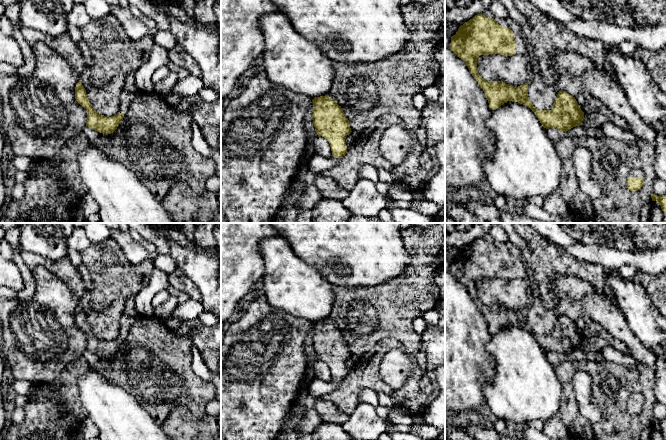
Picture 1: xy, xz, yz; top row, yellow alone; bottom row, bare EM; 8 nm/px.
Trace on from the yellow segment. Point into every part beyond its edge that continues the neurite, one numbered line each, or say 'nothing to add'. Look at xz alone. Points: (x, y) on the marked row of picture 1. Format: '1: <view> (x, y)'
nothing to add

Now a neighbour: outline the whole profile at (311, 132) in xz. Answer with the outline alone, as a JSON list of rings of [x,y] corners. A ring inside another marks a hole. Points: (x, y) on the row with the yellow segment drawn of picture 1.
[[[311,102],[309,110],[305,115],[305,128],[307,131],[307,146],[305,149],[305,154],[302,163],[293,179],[293,182],[286,194],[289,194],[293,190],[293,186],[295,184],[306,184],[304,176],[305,173],[308,171],[308,161],[314,155],[313,142],[314,138],[317,136],[315,127],[313,125],[313,120],[311,118],[312,114],[313,114],[313,102]]]

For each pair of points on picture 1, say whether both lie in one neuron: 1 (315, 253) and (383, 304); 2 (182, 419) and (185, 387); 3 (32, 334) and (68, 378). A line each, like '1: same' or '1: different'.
1: different
2: different
3: different

